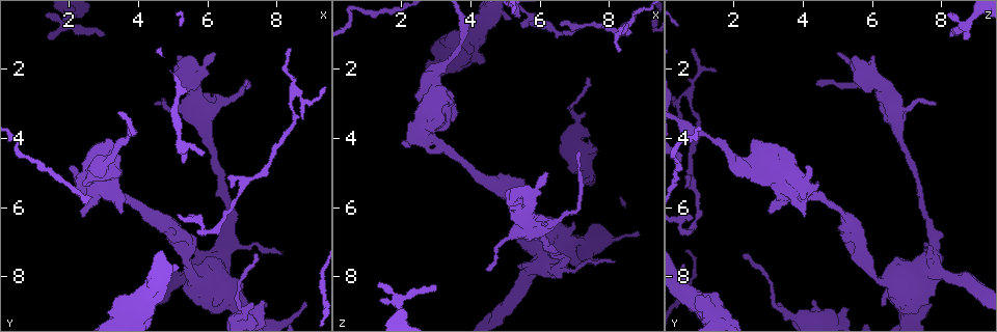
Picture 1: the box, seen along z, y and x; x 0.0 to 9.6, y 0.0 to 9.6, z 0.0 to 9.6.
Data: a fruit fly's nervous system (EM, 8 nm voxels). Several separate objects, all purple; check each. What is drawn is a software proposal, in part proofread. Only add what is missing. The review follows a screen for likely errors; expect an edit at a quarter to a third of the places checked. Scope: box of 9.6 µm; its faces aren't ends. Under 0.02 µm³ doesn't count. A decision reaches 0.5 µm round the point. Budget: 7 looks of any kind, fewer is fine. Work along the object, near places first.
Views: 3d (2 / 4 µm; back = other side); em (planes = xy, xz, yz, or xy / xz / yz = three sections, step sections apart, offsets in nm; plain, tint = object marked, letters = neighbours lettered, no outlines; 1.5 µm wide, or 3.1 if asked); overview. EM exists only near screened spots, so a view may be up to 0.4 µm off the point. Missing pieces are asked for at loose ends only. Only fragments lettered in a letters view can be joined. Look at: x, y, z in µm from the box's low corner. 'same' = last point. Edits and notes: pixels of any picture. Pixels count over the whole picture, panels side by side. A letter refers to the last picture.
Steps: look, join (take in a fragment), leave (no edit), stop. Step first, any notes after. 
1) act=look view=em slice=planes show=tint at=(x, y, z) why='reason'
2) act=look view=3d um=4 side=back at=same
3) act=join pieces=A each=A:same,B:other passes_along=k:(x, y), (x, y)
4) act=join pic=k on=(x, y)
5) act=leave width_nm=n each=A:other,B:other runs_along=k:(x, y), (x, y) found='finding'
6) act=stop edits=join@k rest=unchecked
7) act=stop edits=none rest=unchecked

act=look view=em slice=planes show=letters at=(3.00, 1.00, 8.25) why='thin end'

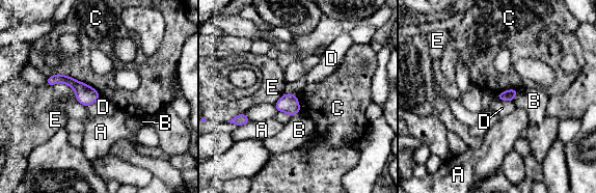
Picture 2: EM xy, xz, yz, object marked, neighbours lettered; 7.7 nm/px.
act=leave width_nm=90 longest_contact=C:440nm each=A:other,B:other,C:other,D:other,E:other found='none of them fits'

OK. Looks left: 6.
act=look view=em slice=xz step=8 show=letters at=(4.50, 2.95, 7.80) why='branch stops here'

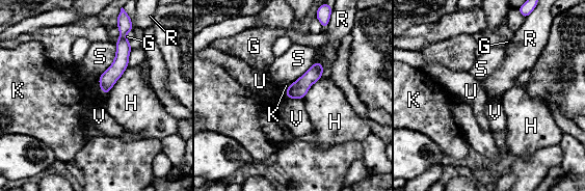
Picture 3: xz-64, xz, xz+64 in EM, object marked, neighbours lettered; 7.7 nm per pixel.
act=look view=em slice=planes show=letters at=same why='another direction'

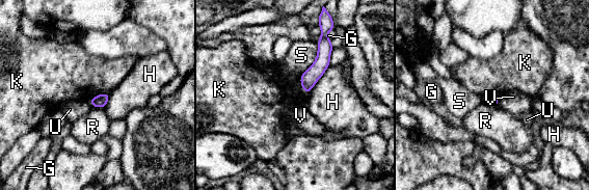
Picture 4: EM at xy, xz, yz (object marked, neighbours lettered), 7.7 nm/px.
act=leave width_nm=80 longest_contact=H:280nm each=G:other,H:other,K:other,R:other,S:other,U:other,V:other found='no lettered fragment goes on from it'

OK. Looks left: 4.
act=look view=3d um=4 at=(5.50, 7.15, 7.65) why='thick end'

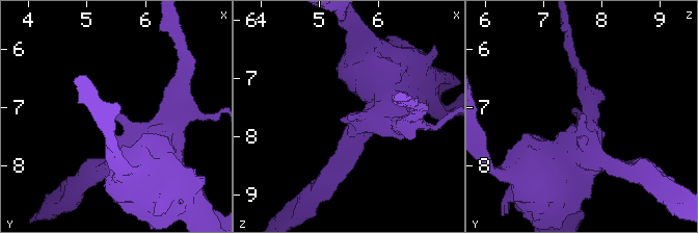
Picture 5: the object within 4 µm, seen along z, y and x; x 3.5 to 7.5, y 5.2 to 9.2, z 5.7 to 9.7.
act=look view=em slice=xz step=8 show=tint at=(5.45, 7.15, 7.70) why='need the tissue'

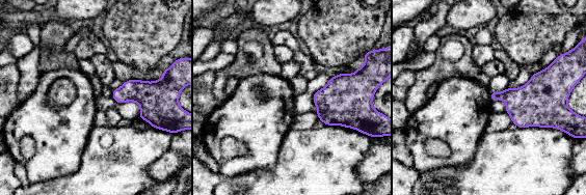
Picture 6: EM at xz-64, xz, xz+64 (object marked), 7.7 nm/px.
act=look view=em slice=xy step=4 show=letters at=same

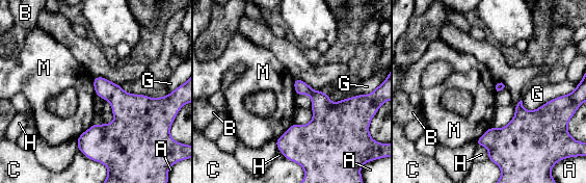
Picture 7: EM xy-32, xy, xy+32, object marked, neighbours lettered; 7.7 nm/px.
act=leave each=A:other,B:other,C:other,G:other,H:other,M:other border=7:(293, 123), (275, 140) found='none of them fits'

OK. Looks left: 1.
act=stop edits=none rest=unchecked

